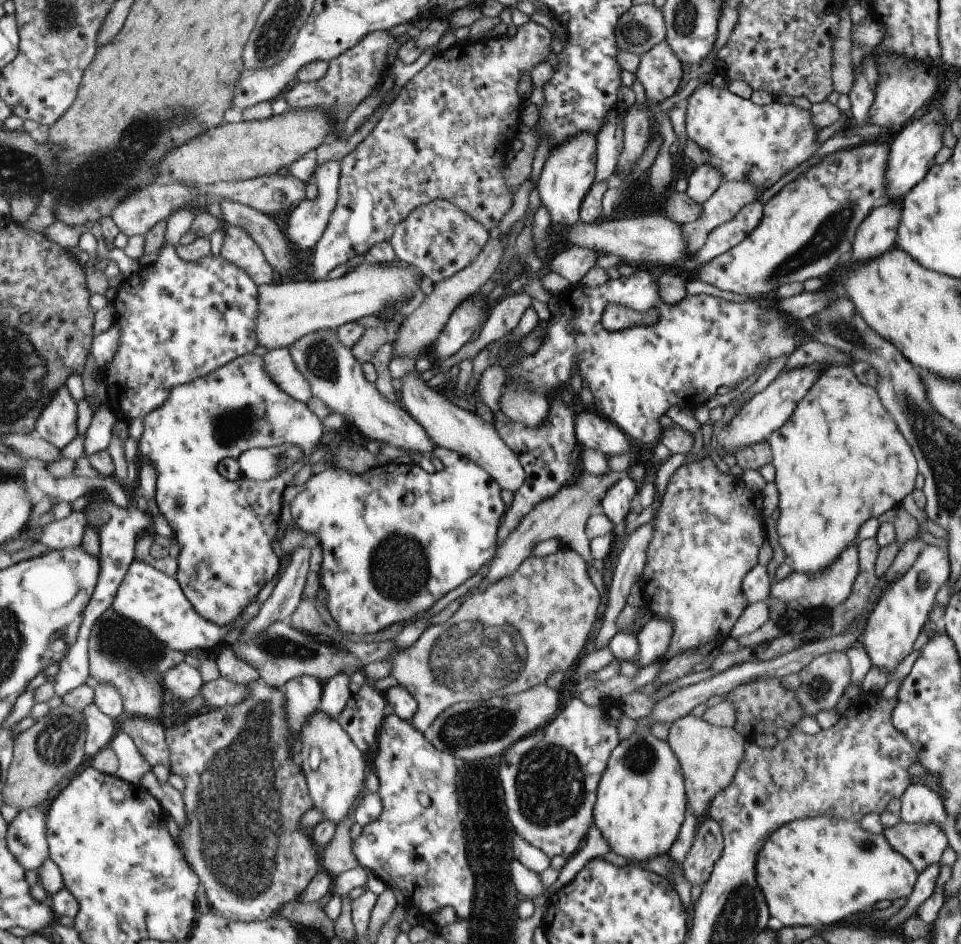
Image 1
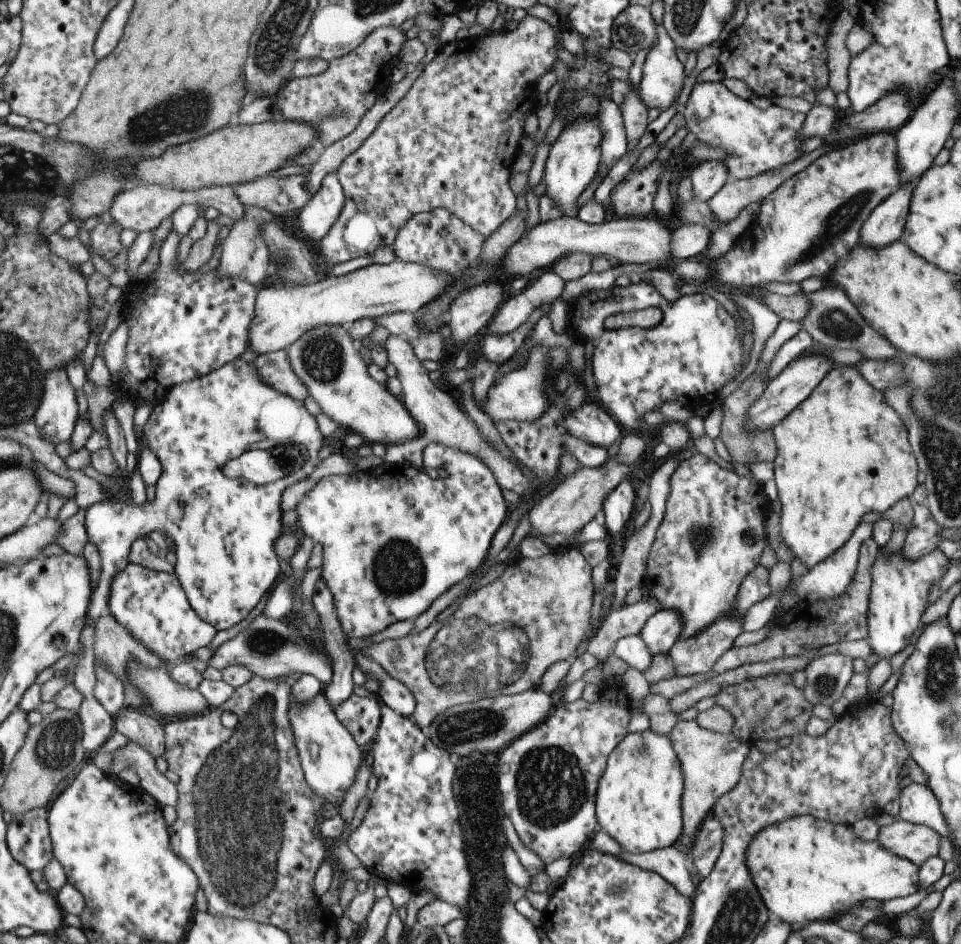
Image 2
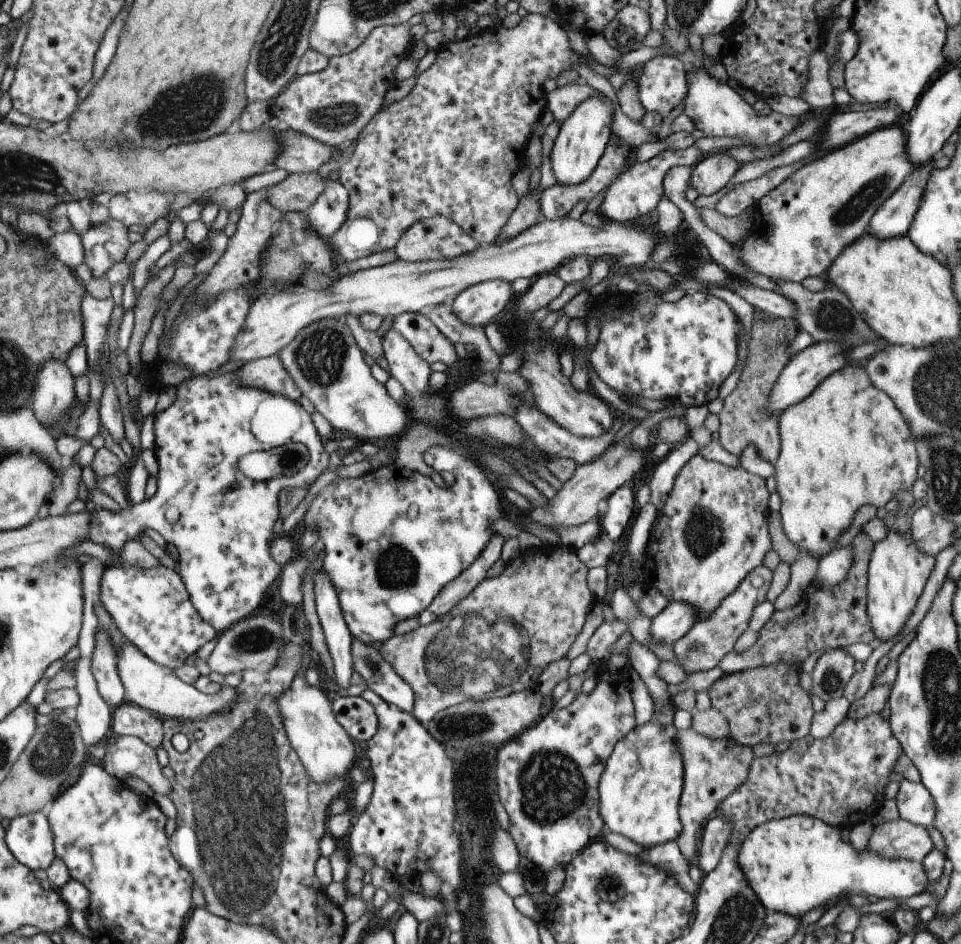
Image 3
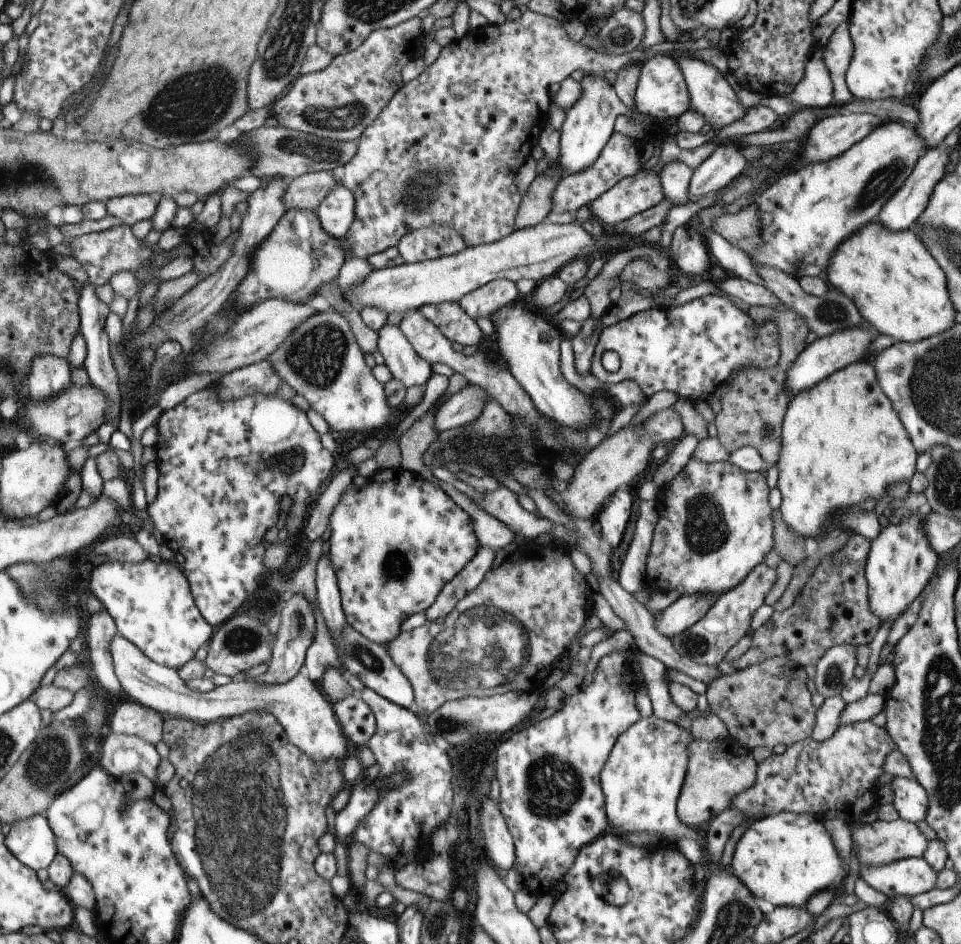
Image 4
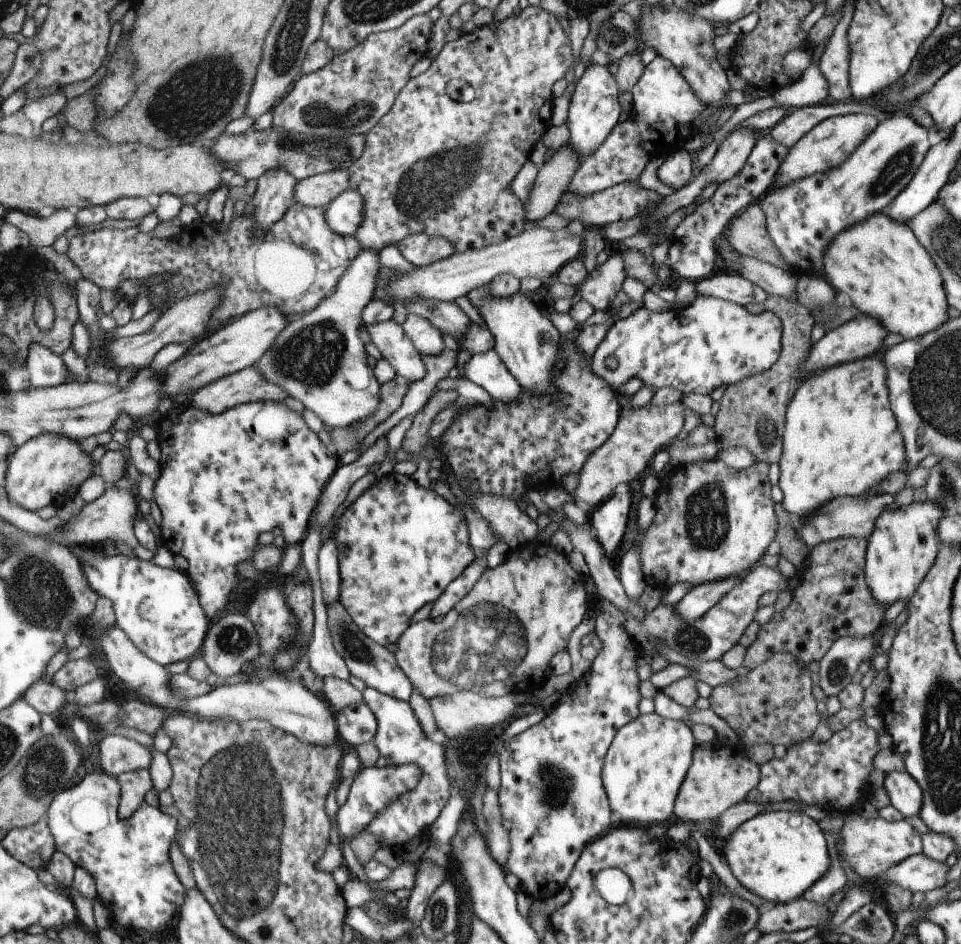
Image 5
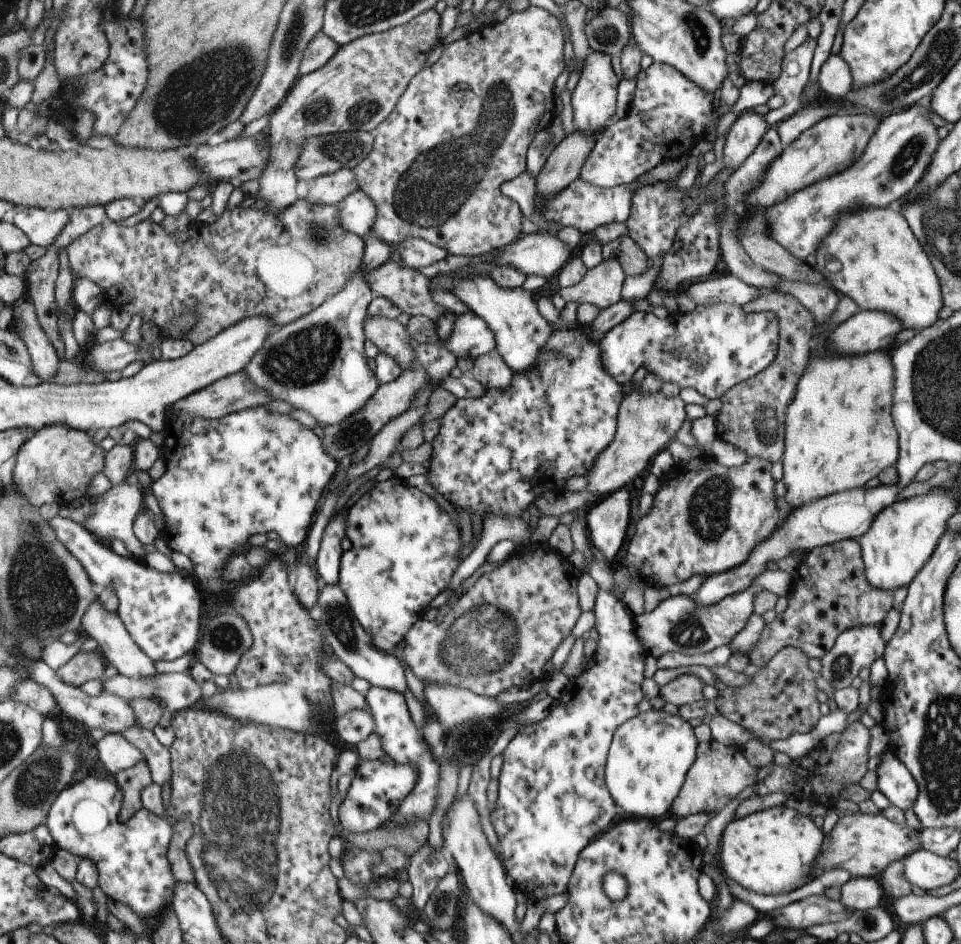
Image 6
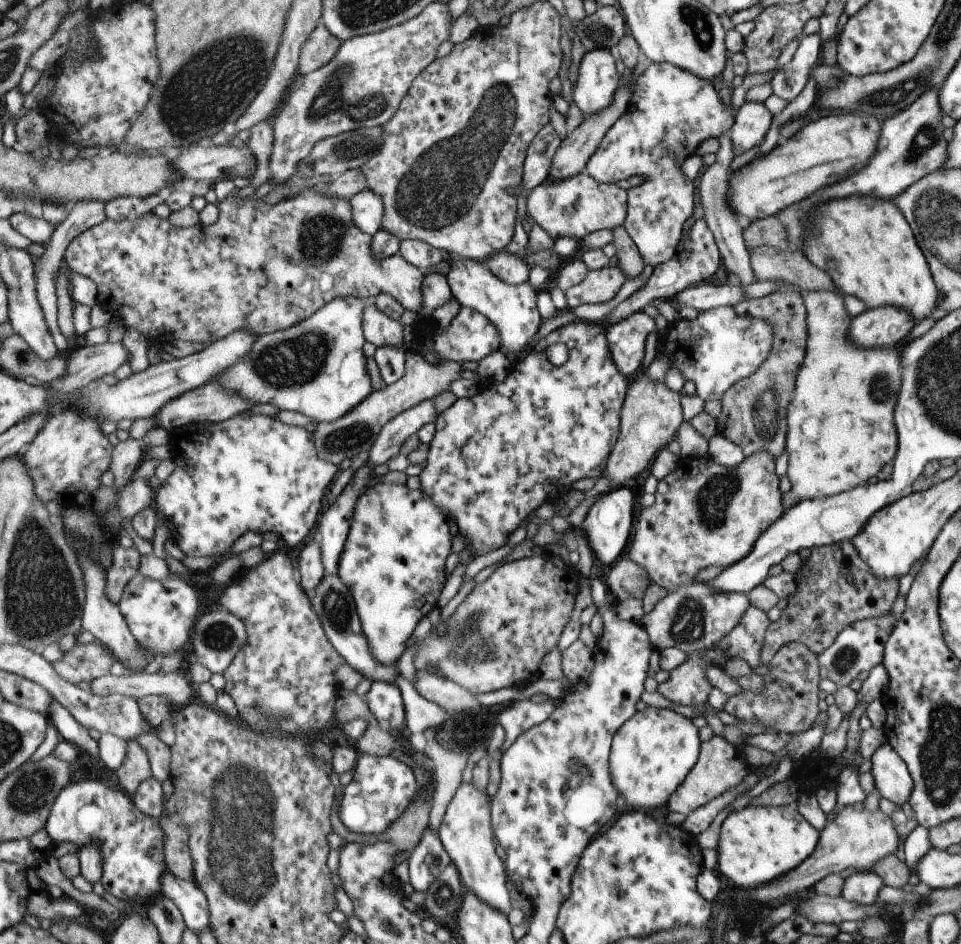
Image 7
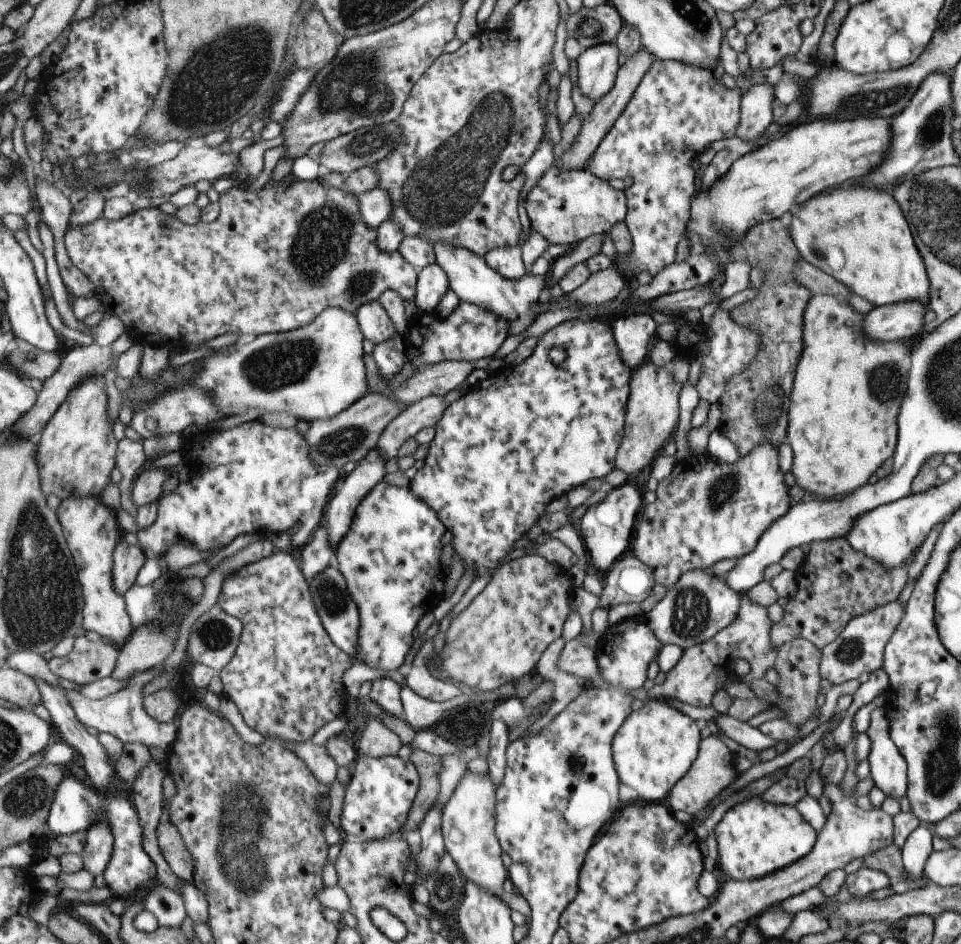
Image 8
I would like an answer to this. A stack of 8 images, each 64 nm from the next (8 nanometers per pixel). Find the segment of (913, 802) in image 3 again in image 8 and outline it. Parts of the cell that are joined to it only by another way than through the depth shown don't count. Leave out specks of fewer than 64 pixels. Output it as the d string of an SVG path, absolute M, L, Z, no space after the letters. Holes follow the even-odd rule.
M884 709L871 710L865 736L869 738L869 749L863 755L867 757L872 786L881 790L886 797L903 798L907 788L906 764L889 738L888 718Z

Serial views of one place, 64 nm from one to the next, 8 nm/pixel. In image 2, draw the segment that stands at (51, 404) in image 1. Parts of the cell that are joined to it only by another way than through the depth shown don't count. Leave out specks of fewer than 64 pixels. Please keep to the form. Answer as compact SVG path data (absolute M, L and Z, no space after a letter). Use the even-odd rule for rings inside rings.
M64 368L49 370L40 382L39 406L33 412L33 422L43 438L54 446L69 440L78 418L75 392L67 380Z

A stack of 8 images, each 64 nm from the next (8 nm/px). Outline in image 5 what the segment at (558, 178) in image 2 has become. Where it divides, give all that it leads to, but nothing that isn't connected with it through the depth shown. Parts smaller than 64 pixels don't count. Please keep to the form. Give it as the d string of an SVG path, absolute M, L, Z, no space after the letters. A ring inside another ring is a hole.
M602 58L592 61L581 77L577 80L568 102L567 117L565 126L567 126L567 146L573 150L577 160L582 161L591 156L597 146L605 140L609 130L617 123L617 118L621 114L621 104L617 101L617 82L607 70L607 65L602 63Z

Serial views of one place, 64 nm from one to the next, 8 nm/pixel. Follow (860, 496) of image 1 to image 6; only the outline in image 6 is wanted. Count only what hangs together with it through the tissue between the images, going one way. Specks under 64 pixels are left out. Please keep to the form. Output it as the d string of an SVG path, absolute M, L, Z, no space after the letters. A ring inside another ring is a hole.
M781 280L773 292L791 294L807 309L815 327L815 334L812 335L816 340L815 348L811 350L805 370L797 378L793 398L784 412L783 472L780 480L785 486L785 502L793 509L833 493L866 487L883 468L894 466L898 454L898 436L891 418L893 364L888 351L837 356L837 352L825 350L825 338L833 332L833 328L830 325L826 327L824 322L830 319L840 299L831 286Z

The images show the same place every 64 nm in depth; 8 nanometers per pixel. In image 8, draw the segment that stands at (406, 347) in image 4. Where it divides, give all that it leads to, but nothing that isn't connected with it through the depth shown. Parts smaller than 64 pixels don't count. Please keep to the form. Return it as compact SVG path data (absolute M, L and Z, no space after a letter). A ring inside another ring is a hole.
M377 300L363 304L355 313L357 324L364 338L375 344L382 339L391 338L396 328L393 326L387 312L381 308Z

